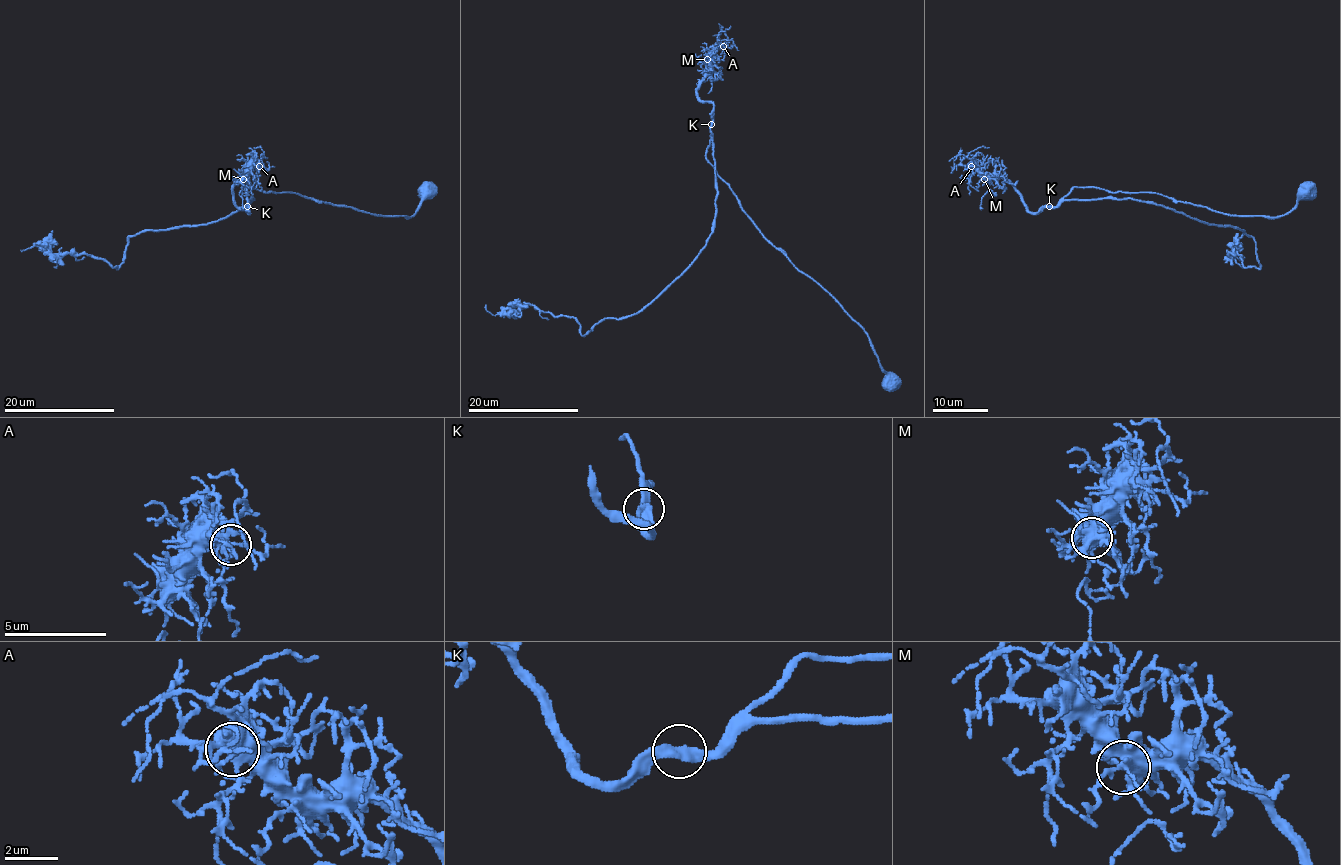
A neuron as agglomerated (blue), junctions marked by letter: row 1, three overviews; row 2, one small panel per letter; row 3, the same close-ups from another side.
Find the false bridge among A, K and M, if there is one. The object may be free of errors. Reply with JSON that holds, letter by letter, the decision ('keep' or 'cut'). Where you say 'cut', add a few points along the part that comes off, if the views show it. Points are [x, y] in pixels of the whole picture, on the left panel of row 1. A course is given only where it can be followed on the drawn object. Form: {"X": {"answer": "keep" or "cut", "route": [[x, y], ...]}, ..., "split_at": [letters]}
{"A": {"answer": "keep"}, "K": {"answer": "keep"}, "M": {"answer": "keep"}, "split_at": []}

